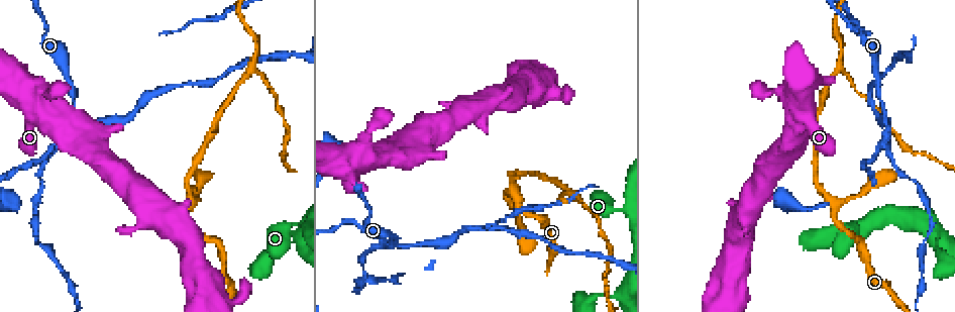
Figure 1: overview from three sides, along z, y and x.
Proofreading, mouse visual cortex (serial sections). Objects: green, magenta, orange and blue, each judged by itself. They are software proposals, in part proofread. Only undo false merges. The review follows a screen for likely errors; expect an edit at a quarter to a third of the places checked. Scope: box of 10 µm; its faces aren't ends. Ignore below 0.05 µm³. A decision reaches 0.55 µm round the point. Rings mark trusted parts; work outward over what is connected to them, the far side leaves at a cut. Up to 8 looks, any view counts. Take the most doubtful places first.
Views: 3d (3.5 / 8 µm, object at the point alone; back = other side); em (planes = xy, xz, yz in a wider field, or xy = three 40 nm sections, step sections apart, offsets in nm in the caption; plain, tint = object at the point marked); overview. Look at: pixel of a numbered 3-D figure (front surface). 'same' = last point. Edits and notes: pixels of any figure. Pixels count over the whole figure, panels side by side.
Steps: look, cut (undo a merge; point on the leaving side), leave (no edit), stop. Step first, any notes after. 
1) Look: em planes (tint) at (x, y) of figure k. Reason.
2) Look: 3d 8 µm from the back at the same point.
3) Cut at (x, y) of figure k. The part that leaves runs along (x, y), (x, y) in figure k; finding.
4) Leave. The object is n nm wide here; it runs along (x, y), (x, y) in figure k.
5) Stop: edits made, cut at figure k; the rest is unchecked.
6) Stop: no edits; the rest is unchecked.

Look: 3d 3.5 µm at (885, 119) of figure 1. Four arms meet.

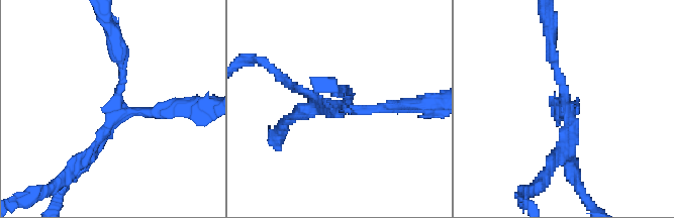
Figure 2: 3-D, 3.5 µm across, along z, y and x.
Look: em planes (tint) at (345, 107) of figure 2. 4 arms meet here; the arms are 150, 150, 150, 200 nm wide.

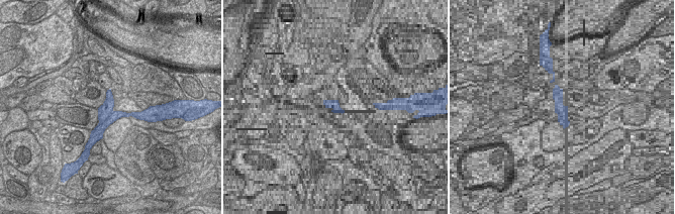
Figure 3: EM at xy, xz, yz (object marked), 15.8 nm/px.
Look: em xy step 1 (tint) at the same point. Another direction.

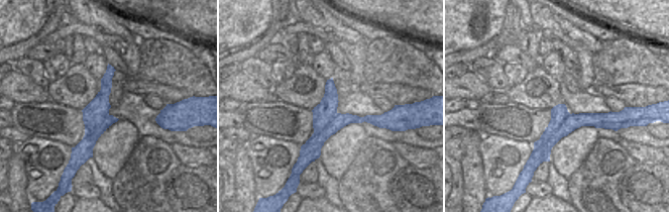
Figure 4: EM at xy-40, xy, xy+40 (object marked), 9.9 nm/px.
Cut at (163, 107) of figure 2. The object is 300 nm wide here; the part that leaves runs along (125, 110), (209, 107) in figure 2; a second cell is stuck on.

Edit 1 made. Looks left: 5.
Look: overview. Redraw.

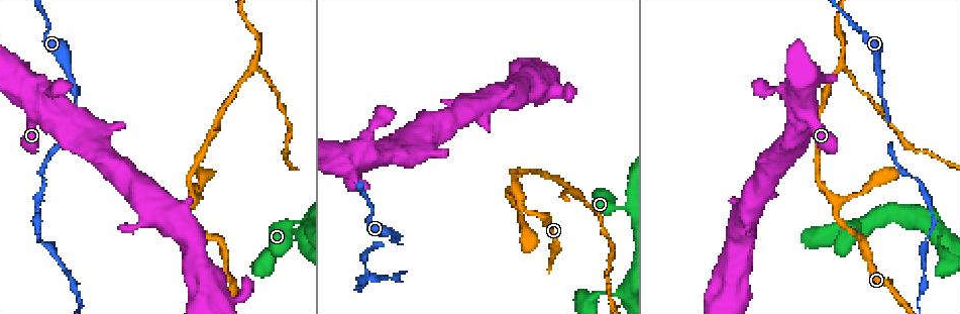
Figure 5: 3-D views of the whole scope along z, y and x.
Look: 3d 8 µm from the back at (517, 192) of figure 5. Abrupt turn.

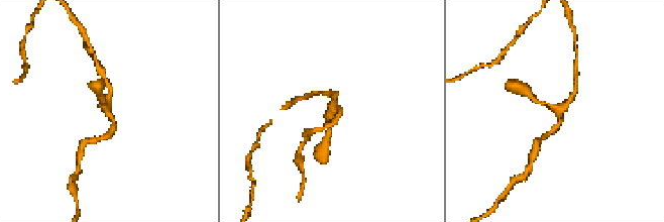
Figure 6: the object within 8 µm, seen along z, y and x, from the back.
Look: 3d 3.5 µm at the same point. Zoom in.

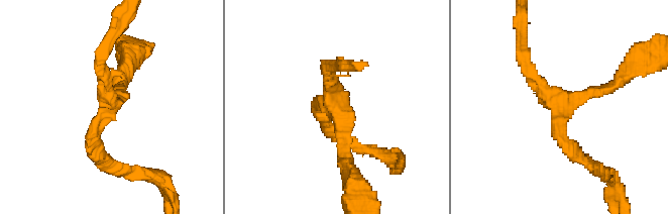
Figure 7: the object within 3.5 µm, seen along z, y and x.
Look: em xy step 3 (tint) at (333, 105) of figure 7.

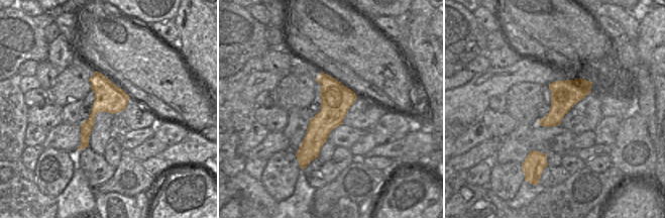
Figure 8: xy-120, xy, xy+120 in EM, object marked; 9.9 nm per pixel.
Leave. The arms are 150, 200, 200 nm wide; it runs along (586, 162), (560, 133), (560, 108), (524, 52) in figure 7; all the same cell.

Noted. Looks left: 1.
Stop: edits made, cut at figure 2; the rest is unchecked.

